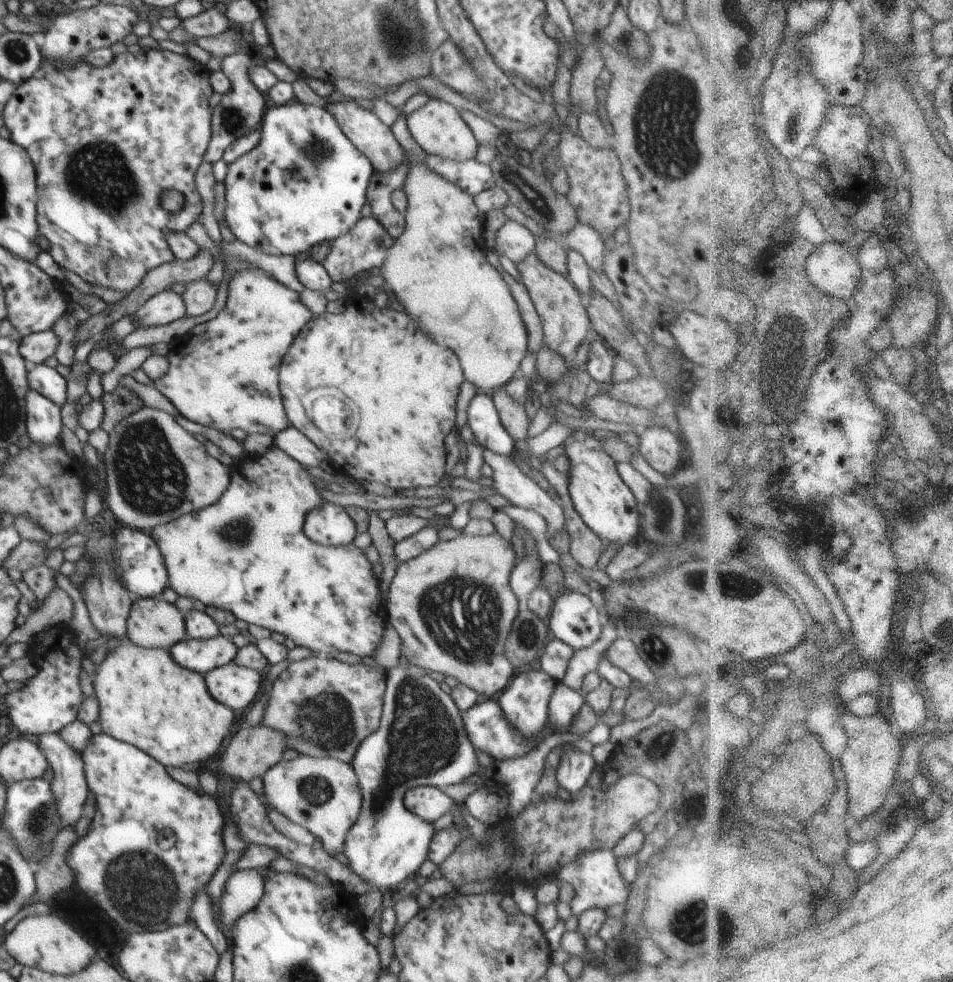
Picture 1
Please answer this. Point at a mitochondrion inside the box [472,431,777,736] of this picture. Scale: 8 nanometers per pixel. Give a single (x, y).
(629, 613)

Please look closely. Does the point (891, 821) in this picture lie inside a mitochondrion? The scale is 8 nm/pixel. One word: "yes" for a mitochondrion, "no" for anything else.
no

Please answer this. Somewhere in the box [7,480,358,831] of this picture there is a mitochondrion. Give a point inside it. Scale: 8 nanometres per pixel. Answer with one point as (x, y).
(326, 719)

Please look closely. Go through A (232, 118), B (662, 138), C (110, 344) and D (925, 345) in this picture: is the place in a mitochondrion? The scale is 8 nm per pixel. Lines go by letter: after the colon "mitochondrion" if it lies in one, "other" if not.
A: mitochondrion
B: mitochondrion
C: other
D: other

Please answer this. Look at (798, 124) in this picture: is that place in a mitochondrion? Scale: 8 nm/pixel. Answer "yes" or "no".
yes

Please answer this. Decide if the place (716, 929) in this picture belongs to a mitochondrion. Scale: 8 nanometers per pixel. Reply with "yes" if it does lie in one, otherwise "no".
yes

